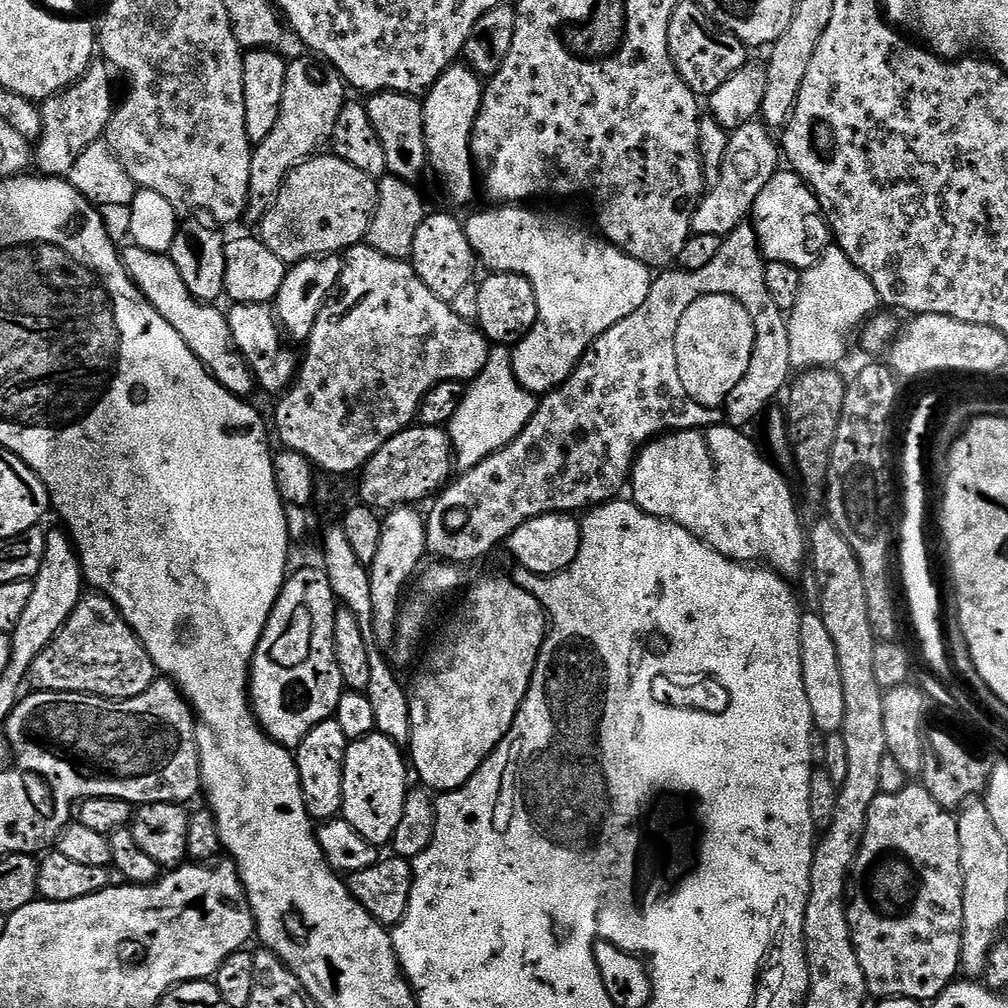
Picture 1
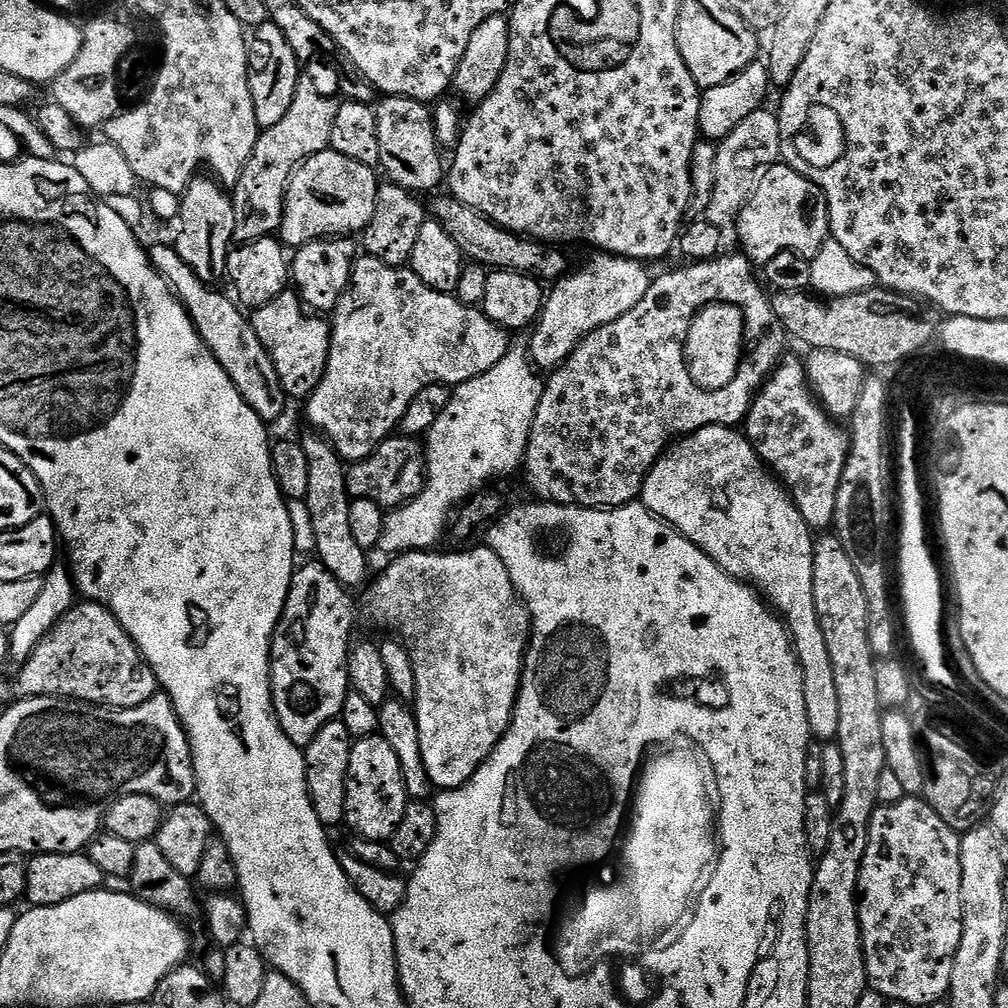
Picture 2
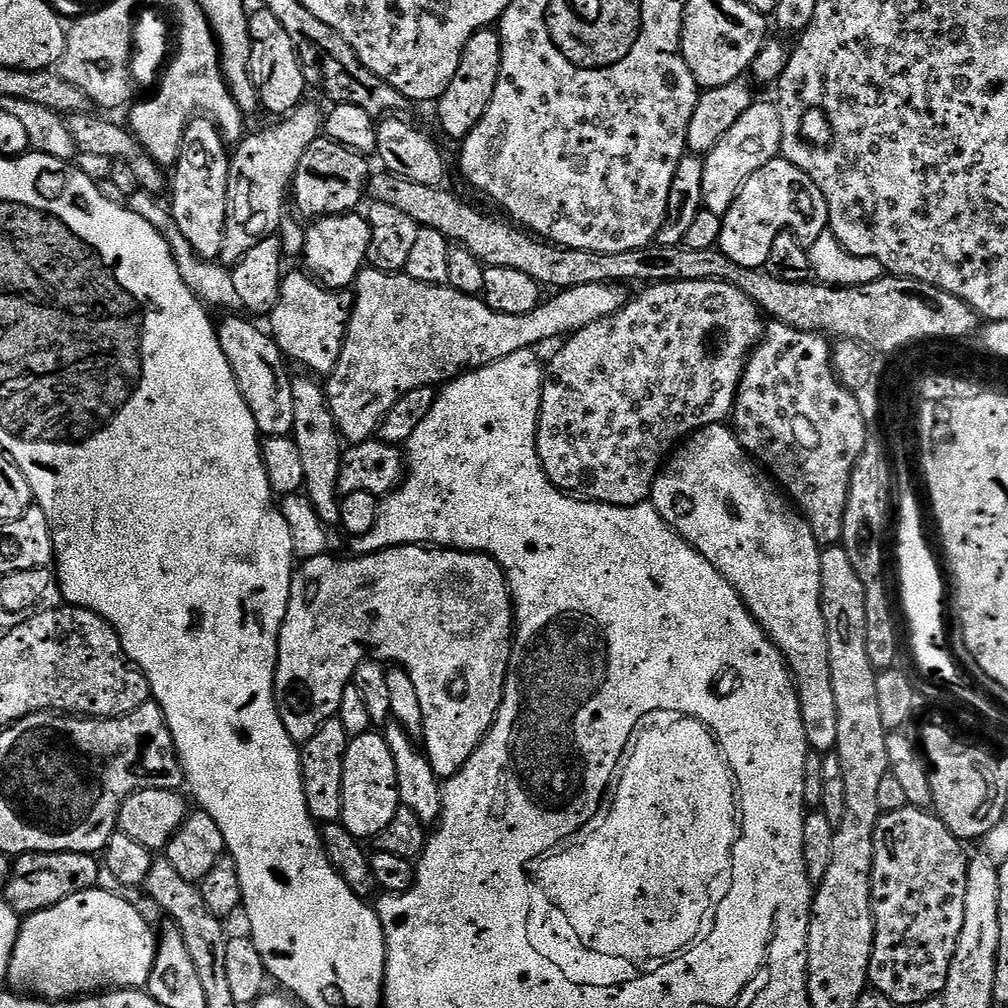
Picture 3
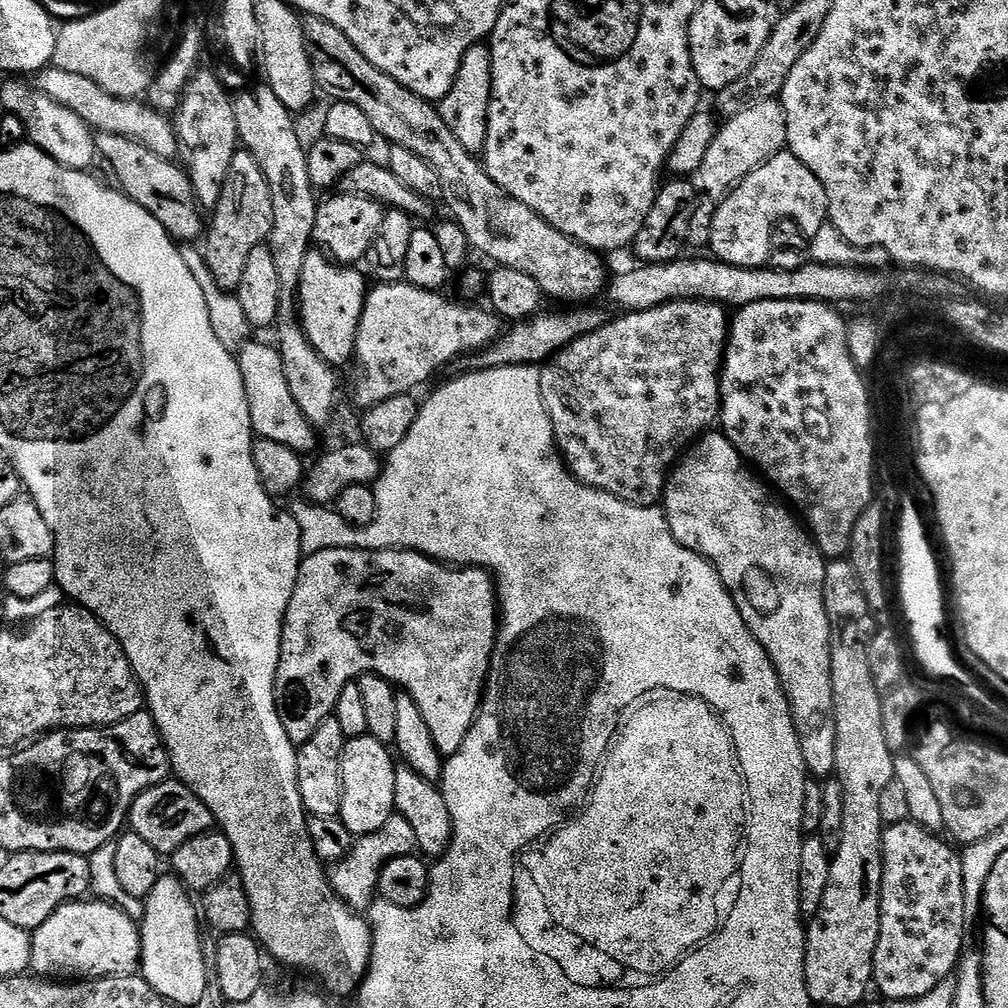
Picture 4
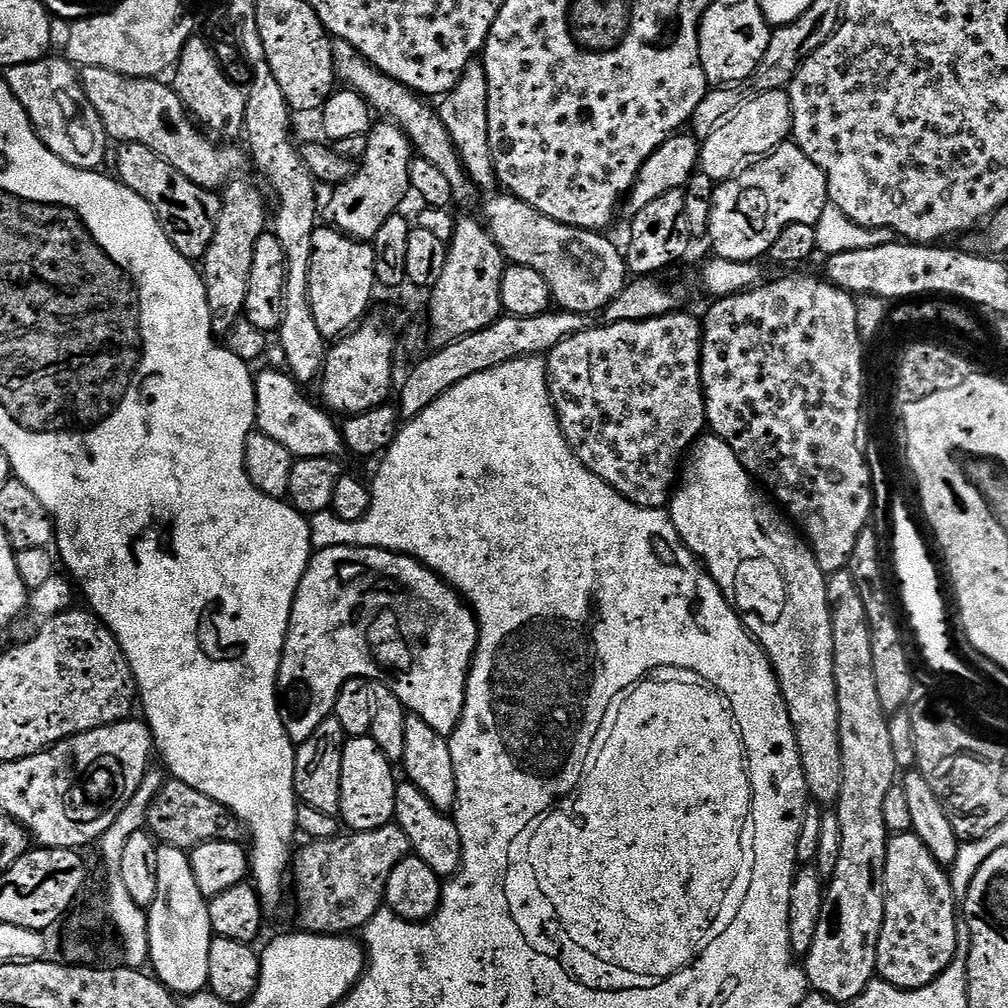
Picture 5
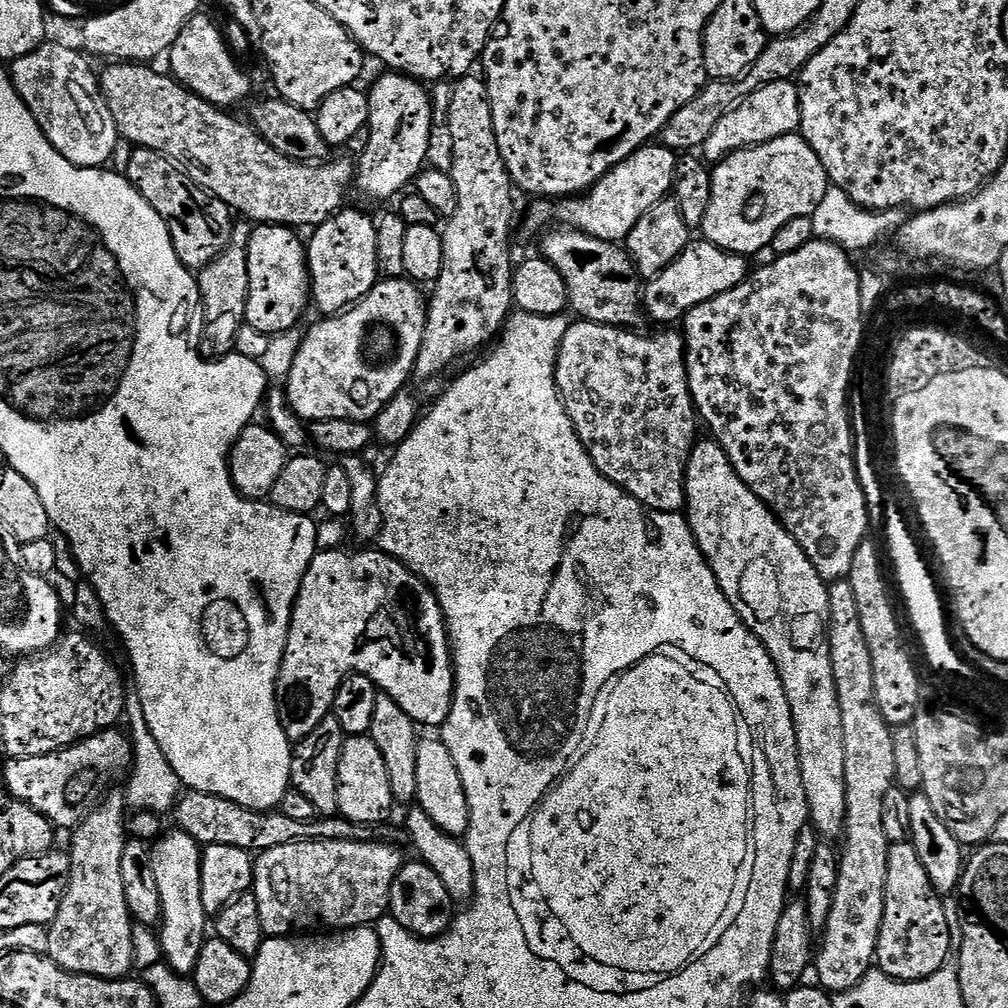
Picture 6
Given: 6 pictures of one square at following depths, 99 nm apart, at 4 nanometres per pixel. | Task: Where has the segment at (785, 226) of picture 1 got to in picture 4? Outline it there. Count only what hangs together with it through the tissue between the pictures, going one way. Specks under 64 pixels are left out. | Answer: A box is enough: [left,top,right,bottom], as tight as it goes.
[710,150,828,268]

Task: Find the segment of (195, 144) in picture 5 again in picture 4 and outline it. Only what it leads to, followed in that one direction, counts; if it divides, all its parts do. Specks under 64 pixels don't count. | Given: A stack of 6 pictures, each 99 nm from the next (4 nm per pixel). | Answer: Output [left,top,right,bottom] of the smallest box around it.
[34,66,177,160]

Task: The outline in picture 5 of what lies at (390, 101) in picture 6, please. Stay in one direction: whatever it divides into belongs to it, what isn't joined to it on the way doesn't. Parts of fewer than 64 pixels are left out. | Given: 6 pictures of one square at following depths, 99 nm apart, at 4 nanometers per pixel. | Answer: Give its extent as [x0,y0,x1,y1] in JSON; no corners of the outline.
[327,122,414,242]

